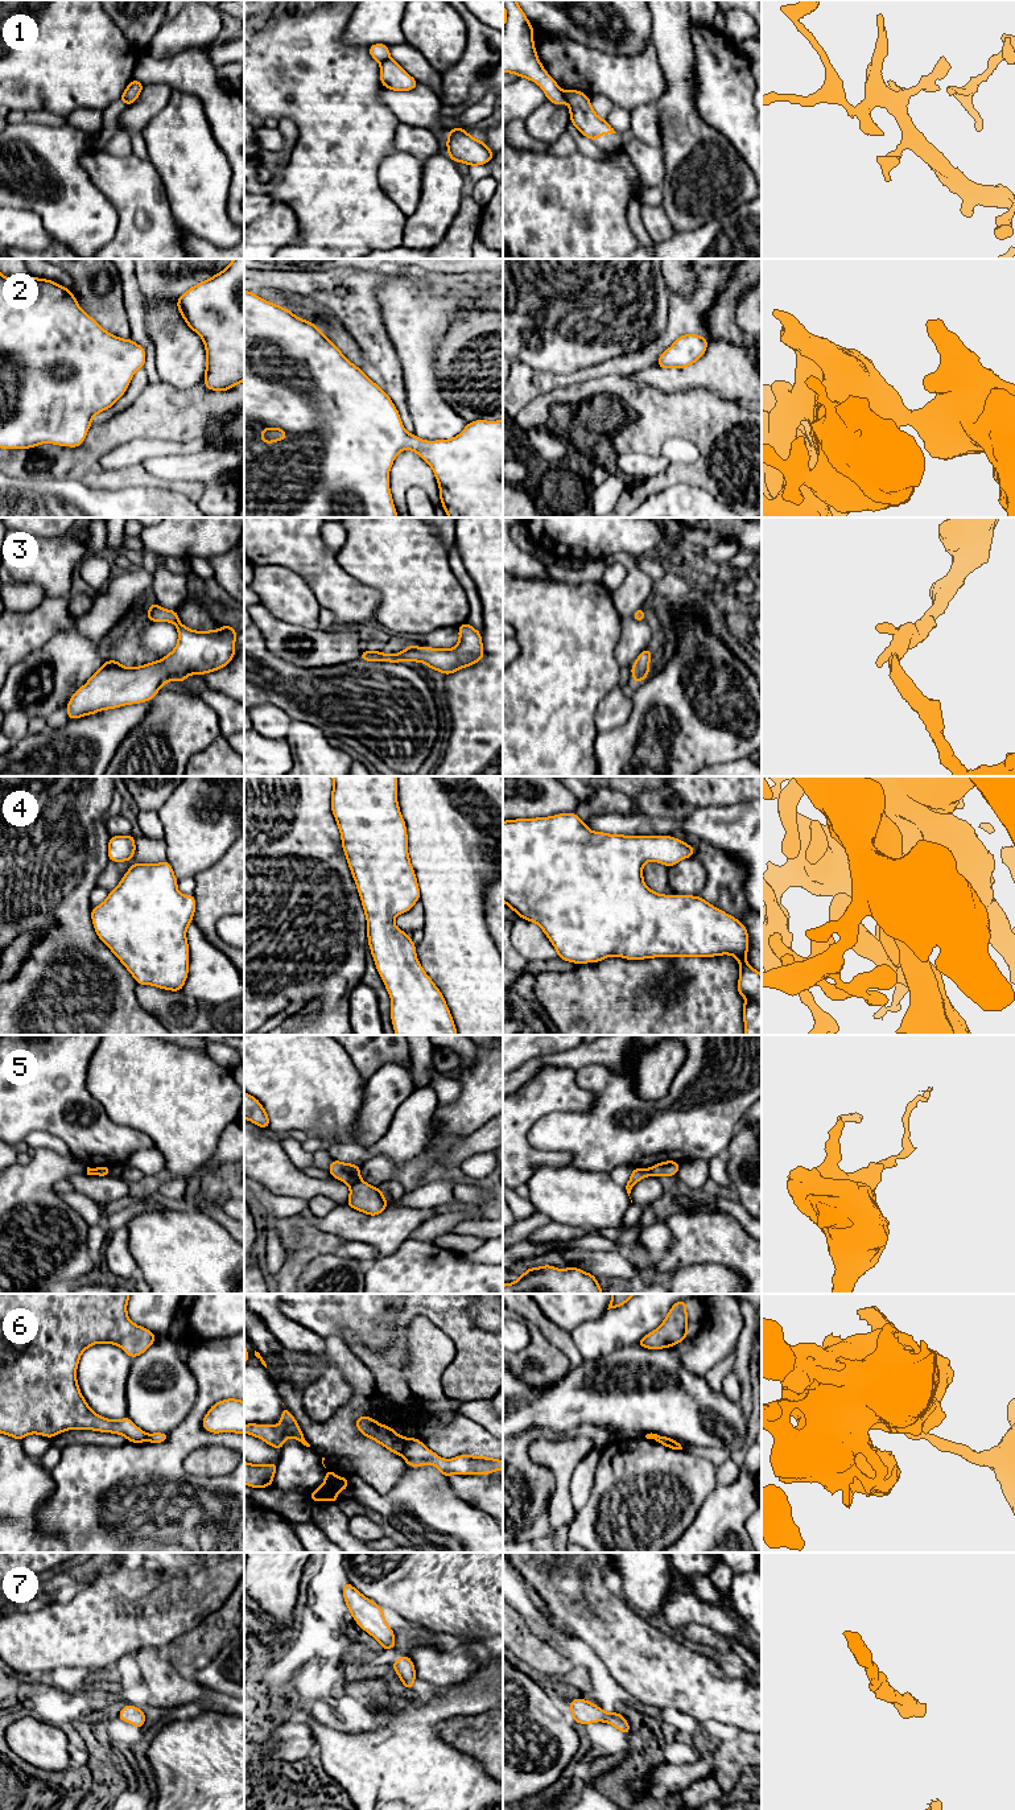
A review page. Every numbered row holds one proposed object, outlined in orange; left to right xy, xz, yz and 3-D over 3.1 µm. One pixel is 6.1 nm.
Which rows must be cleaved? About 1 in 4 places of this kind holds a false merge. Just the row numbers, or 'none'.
1, 5, 6

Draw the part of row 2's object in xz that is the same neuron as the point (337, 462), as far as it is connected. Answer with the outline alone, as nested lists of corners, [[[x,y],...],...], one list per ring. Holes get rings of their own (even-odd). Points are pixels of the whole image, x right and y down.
[[[244,289],[244,518],[399,518],[395,510],[393,499],[389,490],[389,469],[393,465],[396,455],[403,450],[413,450],[417,453],[433,470],[440,486],[441,504],[449,518],[503,518],[503,420],[486,421],[476,420],[469,422],[465,429],[450,440],[425,441],[416,434],[409,434],[401,422],[400,413],[392,403],[391,397],[376,383],[367,378],[362,368],[352,364],[341,350],[310,321],[298,318],[286,308],[272,304],[256,296],[253,292]],[[268,429],[281,430],[289,434],[289,438],[275,438],[272,442],[264,441],[261,433]]]

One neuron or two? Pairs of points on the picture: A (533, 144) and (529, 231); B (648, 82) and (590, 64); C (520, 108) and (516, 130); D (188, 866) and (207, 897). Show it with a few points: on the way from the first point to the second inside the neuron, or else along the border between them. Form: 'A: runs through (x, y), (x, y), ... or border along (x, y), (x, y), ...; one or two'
A: border along (518, 149), (547, 151); two
B: runs through (634, 79), (605, 74); one
C: border along (516, 118), (523, 120); two
D: border along (221, 858), (193, 877); two

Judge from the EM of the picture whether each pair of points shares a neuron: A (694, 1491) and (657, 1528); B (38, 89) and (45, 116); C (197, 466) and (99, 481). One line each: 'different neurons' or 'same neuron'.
A: same neuron
B: different neurons
C: different neurons

